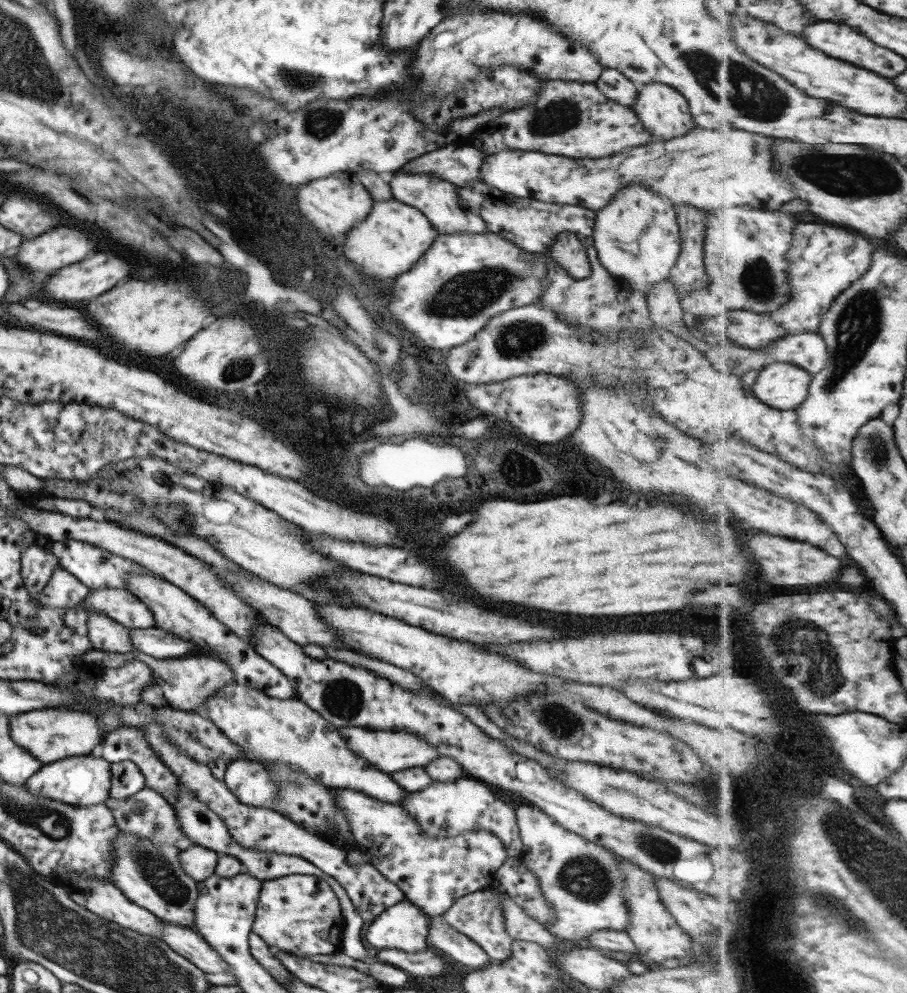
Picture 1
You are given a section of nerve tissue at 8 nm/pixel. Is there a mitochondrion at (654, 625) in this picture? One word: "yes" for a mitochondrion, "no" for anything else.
no

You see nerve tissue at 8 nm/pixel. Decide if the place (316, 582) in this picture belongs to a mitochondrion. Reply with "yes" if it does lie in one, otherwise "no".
no

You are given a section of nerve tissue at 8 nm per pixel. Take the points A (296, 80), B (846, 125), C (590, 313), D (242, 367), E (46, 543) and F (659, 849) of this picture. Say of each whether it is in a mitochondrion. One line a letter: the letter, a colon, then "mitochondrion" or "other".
A: mitochondrion
B: other
C: other
D: mitochondrion
E: other
F: mitochondrion

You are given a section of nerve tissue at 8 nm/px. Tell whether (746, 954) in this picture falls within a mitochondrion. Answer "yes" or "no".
no

